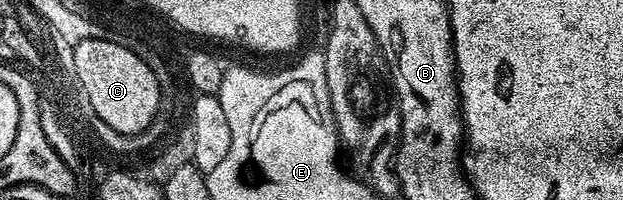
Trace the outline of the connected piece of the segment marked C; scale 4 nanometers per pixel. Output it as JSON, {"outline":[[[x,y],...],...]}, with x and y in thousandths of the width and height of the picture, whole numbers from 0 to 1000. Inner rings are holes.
{"outline":[[[178,185],[135,195],[116,230],[119,340],[151,555],[189,665],[228,665],[257,565],[257,430],[228,295]]]}

